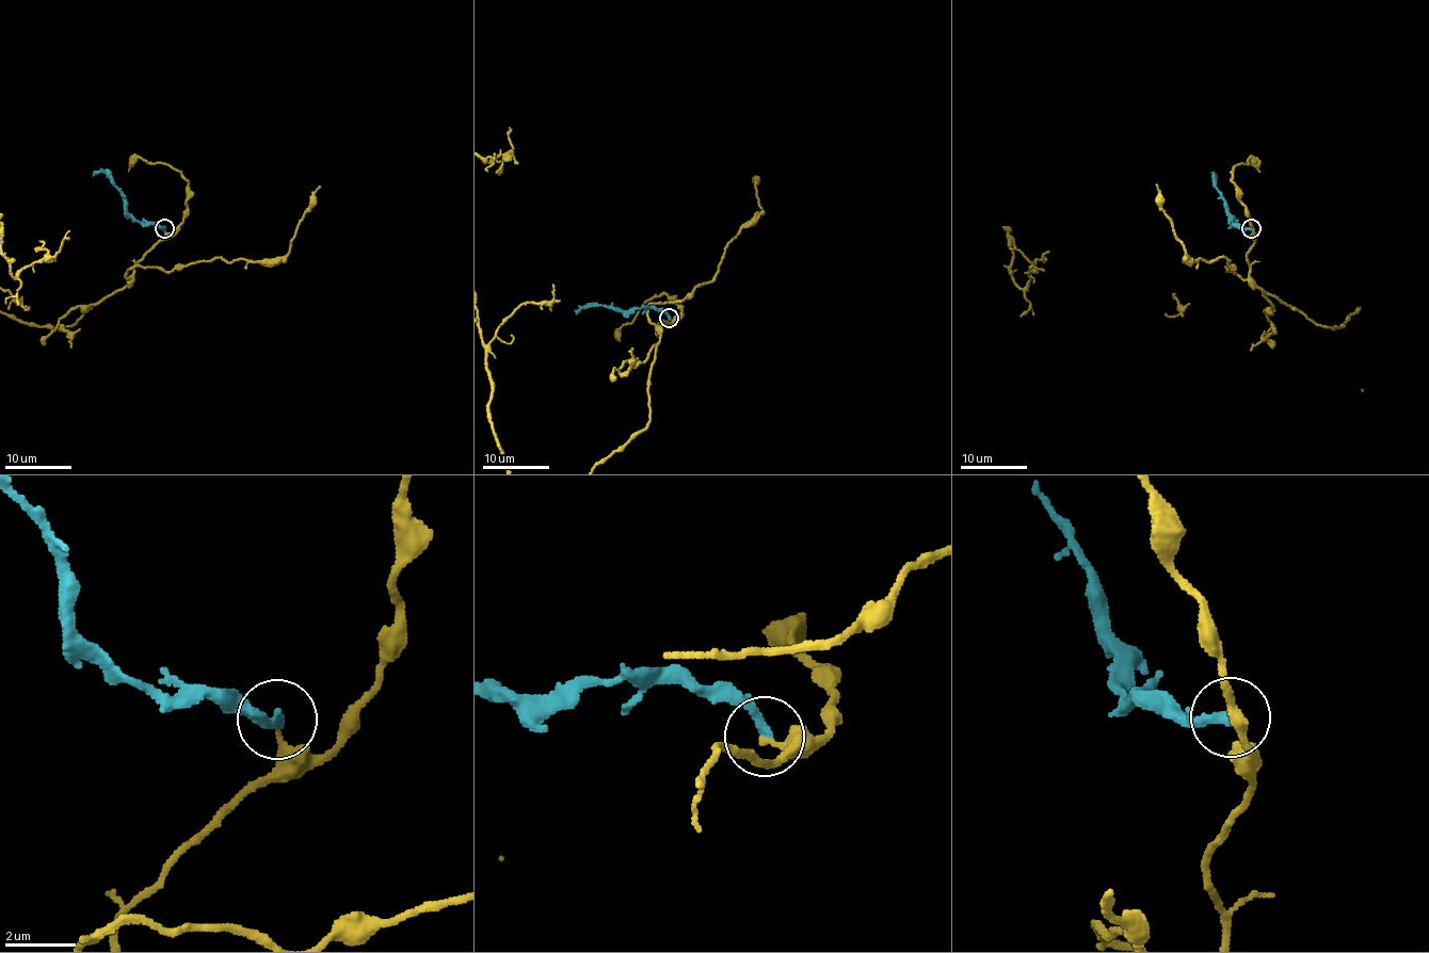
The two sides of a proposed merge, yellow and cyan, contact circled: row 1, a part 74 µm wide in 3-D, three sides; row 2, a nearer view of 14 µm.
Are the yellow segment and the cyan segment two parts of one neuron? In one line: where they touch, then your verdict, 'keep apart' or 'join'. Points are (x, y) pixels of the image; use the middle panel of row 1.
(669, 318) | keep apart

